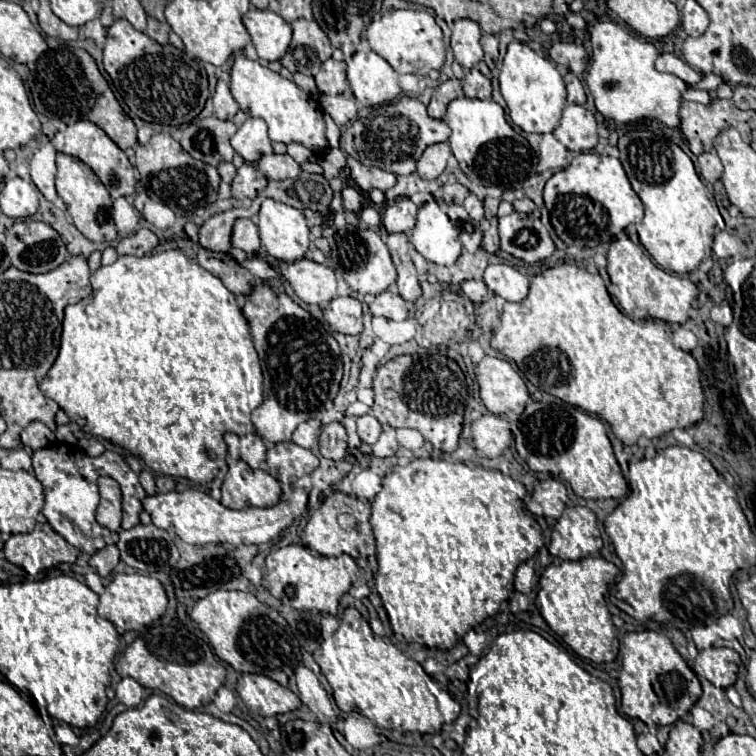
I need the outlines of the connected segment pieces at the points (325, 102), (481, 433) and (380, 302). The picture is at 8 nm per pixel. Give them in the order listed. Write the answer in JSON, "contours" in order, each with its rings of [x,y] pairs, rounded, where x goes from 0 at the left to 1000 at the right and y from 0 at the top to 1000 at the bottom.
{"contours":[[[[463,118],[450,126],[426,126],[423,142],[429,149],[434,149],[442,157],[447,168],[471,157],[471,128]]],[[[638,549],[624,560],[624,583],[635,604],[661,604],[677,586],[677,570],[664,552]]],[[[508,385],[497,390],[495,401],[489,403],[489,414],[495,419],[513,419],[519,425],[534,425],[540,419],[537,401],[524,385]]]]}

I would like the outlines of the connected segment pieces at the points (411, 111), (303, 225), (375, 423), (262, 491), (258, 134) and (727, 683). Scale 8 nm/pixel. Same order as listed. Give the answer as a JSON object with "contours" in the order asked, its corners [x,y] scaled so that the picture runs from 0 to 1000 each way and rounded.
{"contours":[[[[532,128],[526,136],[495,142],[487,155],[468,160],[455,176],[455,200],[481,218],[495,218],[521,231],[542,231],[550,226],[550,213],[571,189],[585,189],[595,181],[595,168],[582,157],[569,157],[563,142],[553,131]]],[[[349,263],[341,282],[344,316],[349,329],[368,345],[399,343],[410,327],[410,303],[399,279]]],[[[487,546],[487,549],[474,552],[471,560],[474,560],[474,575],[476,575],[476,581],[479,581],[481,586],[487,586],[487,589],[495,589],[495,586],[500,583],[503,573],[505,573],[503,557],[500,557],[495,549]]],[[[307,610],[294,639],[294,668],[302,673],[362,671],[370,663],[370,639],[347,620],[331,620],[323,610]]],[[[328,155],[323,165],[304,184],[304,192],[325,216],[339,216],[344,208],[360,202],[360,192],[352,176],[352,163],[339,155]]],[[[939,856],[939,858],[931,858],[931,861],[923,864],[921,877],[929,882],[931,896],[944,909],[963,911],[974,901],[976,880],[979,880],[979,866],[971,858]]]]}

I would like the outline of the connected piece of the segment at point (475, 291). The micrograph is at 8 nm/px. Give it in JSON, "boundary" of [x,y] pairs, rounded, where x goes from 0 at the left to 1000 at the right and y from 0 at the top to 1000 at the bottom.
{"boundary":[[[614,372],[611,374],[611,385],[616,393],[622,393],[624,401],[640,401],[651,393],[651,388],[643,382],[643,377],[638,372]]]}

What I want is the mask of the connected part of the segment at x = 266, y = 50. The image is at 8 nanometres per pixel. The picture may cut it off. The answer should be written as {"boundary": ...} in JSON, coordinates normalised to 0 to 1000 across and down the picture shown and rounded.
{"boundary":[[[331,9],[331,15],[320,22],[320,30],[325,41],[333,49],[333,57],[349,81],[368,81],[376,75],[386,38],[384,33],[360,15],[344,15],[339,9]]]}

